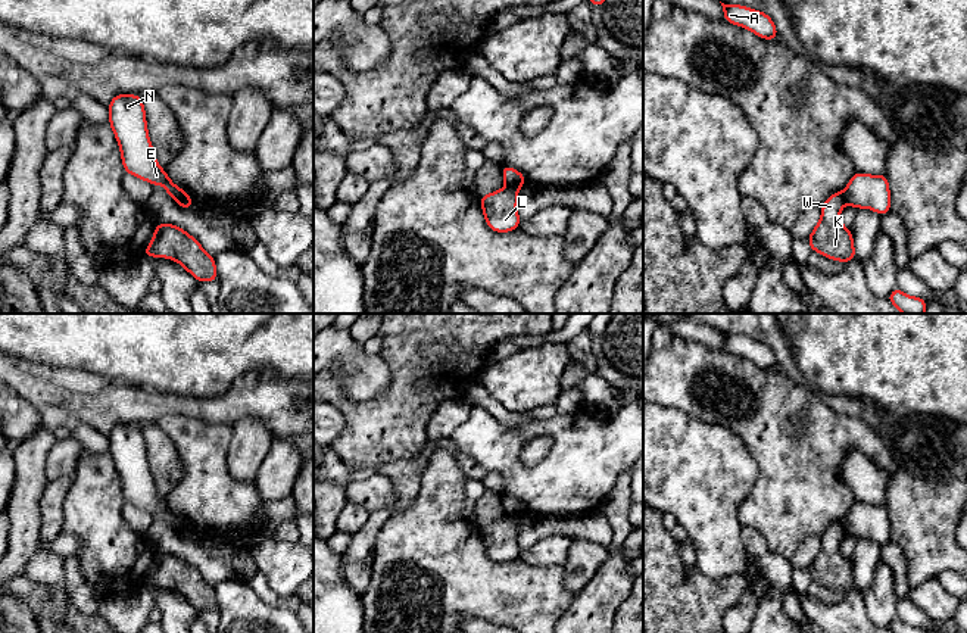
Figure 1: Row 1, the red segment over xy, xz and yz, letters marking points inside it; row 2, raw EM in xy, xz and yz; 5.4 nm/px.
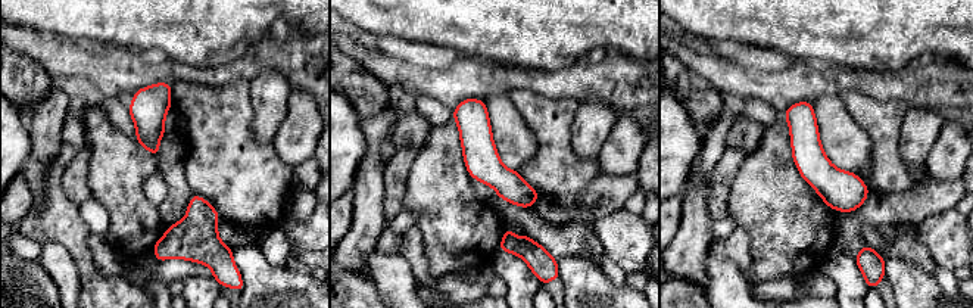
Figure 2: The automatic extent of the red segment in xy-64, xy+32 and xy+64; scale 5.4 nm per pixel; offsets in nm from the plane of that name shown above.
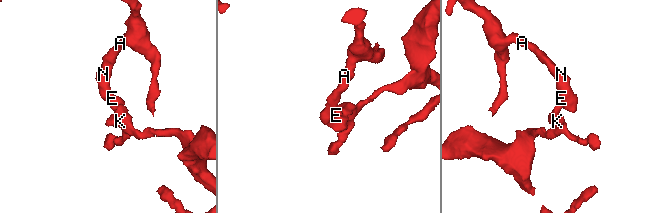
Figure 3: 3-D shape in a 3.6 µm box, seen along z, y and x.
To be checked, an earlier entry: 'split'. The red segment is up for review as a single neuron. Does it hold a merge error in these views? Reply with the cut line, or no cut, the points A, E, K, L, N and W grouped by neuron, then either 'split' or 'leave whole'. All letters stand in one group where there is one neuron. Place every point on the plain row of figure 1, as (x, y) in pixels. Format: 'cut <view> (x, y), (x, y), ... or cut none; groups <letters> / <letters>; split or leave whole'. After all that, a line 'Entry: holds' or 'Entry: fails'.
cut xz (507, 514), (517, 518); groups A E L N / K W; split
Entry: holds

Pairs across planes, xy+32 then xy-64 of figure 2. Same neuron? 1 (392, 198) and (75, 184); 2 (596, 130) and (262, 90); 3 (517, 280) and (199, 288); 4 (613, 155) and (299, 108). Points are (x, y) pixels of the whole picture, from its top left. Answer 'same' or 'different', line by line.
1: same
2: same
3: same
4: same

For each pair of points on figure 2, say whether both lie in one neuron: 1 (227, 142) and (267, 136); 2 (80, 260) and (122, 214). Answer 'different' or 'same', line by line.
1: different
2: different

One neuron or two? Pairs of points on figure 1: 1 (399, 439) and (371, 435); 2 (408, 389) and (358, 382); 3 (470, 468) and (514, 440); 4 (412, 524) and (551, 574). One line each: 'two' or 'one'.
1: one
2: two
3: two
4: one

